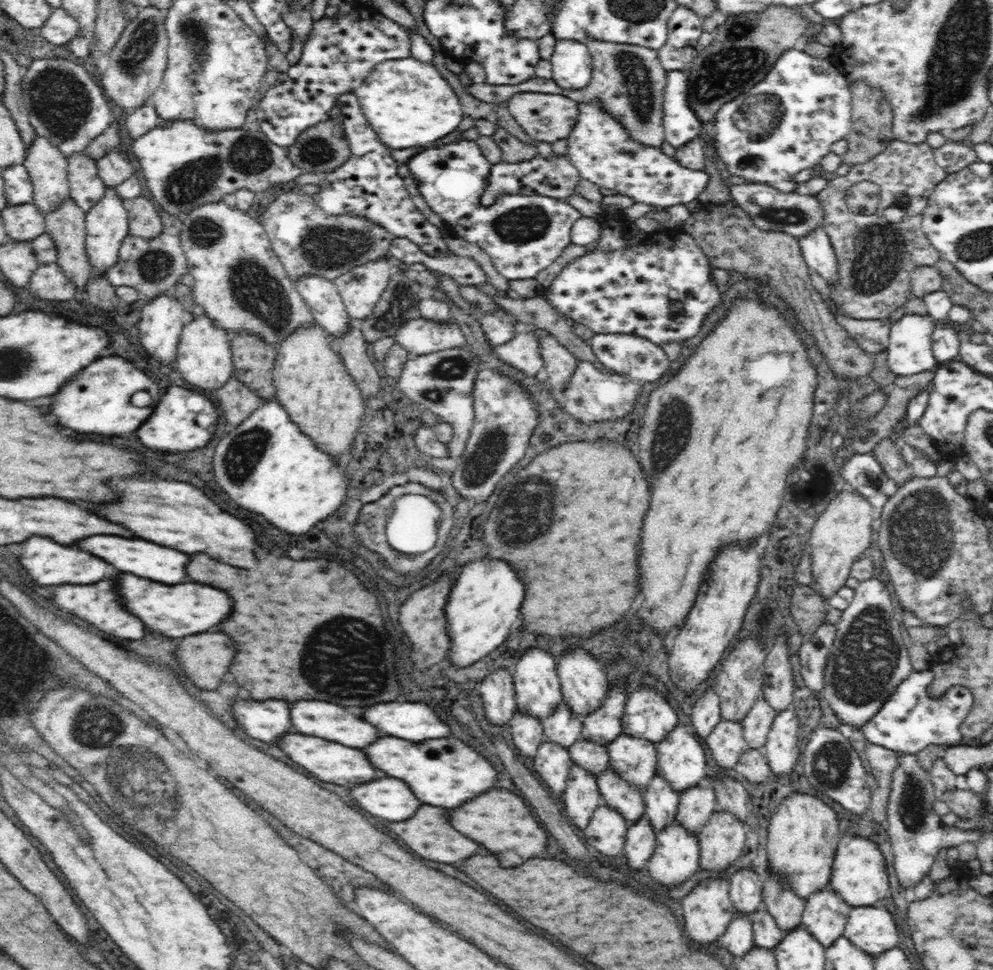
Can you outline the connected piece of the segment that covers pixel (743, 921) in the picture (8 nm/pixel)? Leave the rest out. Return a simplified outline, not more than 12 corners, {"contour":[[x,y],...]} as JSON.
{"contour":[[751,915],[732,917],[722,944],[732,954],[754,946]]}

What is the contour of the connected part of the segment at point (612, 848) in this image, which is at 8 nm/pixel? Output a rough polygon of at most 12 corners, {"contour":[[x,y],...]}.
{"contour":[[602,805],[583,831],[598,852],[616,856],[624,850],[626,821]]}

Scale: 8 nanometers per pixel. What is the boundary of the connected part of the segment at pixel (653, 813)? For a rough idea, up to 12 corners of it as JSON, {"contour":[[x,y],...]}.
{"contour":[[654,775],[644,790],[656,834],[675,820],[680,792]]}

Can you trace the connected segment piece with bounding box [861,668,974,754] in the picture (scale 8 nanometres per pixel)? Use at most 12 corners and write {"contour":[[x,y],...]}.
{"contour":[[929,668],[907,676],[861,730],[918,753],[961,744],[966,687],[933,695]]}

